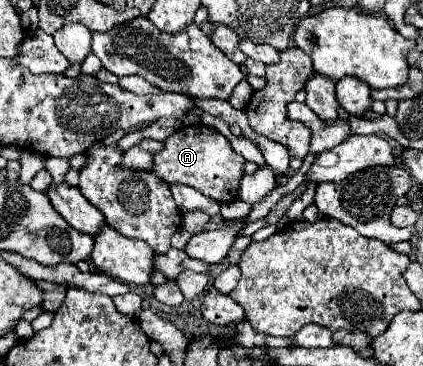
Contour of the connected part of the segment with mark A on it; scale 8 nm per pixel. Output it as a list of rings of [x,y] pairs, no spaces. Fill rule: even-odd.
[[[197,125],[193,129],[183,127],[171,137],[167,137],[163,151],[155,153],[153,157],[151,171],[163,181],[167,181],[169,185],[183,183],[219,203],[229,203],[235,199],[239,191],[241,177],[245,171],[243,167],[245,167],[245,159],[233,151],[231,141],[225,135],[221,135],[213,127]]]

